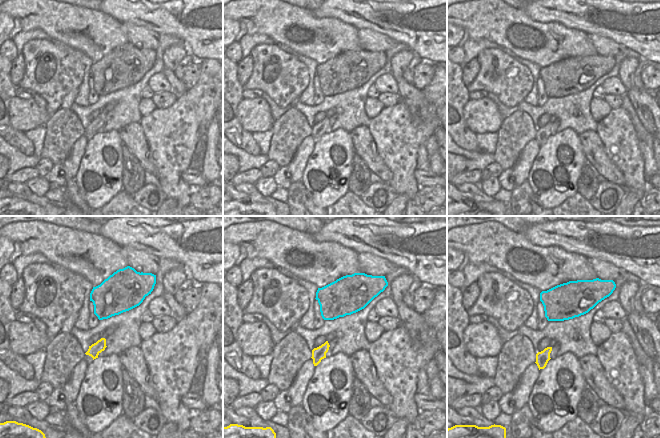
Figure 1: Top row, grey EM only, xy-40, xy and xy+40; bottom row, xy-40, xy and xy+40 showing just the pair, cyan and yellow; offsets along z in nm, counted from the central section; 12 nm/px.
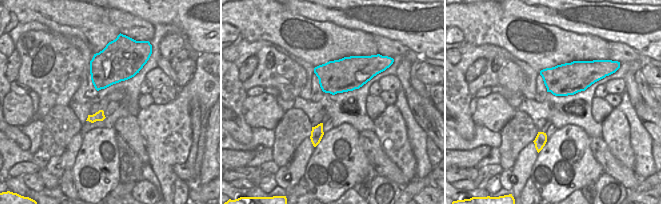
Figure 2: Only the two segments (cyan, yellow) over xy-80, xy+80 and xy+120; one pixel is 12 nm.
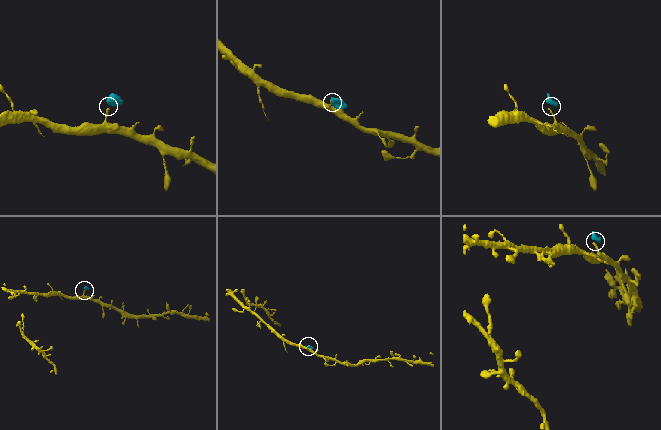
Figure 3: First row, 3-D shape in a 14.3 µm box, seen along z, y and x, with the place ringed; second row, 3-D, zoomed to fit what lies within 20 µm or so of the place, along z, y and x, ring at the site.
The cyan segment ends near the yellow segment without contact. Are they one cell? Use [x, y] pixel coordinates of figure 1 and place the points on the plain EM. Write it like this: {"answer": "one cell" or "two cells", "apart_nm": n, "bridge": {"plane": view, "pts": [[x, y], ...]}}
{"answer": "two cells", "apart_nm": 220, "bridge": {"plane": "xy-40", "pts": [[101, 95], [101, 114]]}}

